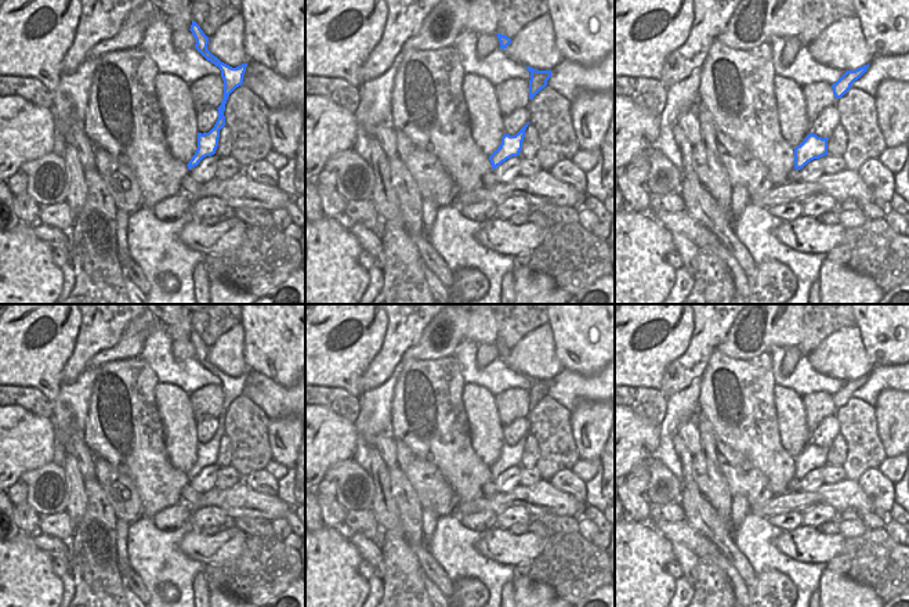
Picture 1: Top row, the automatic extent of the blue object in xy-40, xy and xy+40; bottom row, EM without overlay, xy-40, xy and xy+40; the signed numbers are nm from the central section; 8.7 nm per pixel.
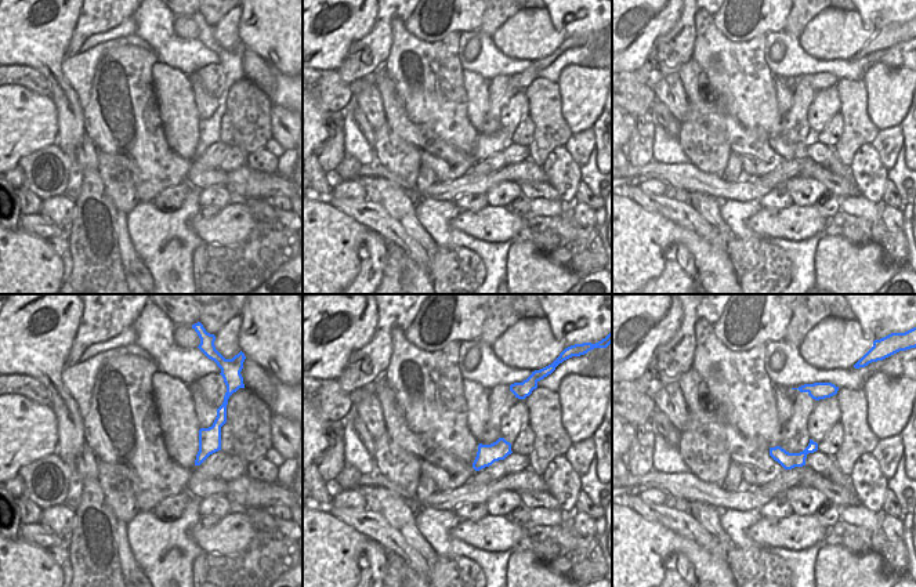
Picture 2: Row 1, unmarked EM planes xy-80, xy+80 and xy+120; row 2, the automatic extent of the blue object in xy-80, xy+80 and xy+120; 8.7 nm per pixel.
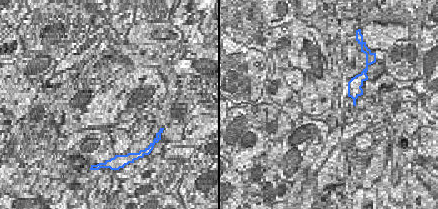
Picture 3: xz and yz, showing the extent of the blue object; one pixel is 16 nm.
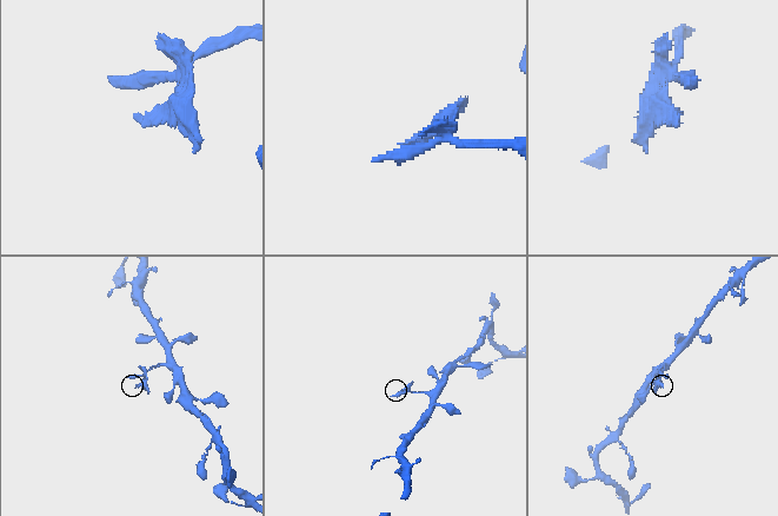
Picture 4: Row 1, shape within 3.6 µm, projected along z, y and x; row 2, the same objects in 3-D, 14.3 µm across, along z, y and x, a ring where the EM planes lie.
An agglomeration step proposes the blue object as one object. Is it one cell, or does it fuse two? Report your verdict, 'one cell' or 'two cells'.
two cells

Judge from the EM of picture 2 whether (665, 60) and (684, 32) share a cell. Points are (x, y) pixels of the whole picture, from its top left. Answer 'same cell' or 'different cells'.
same cell

